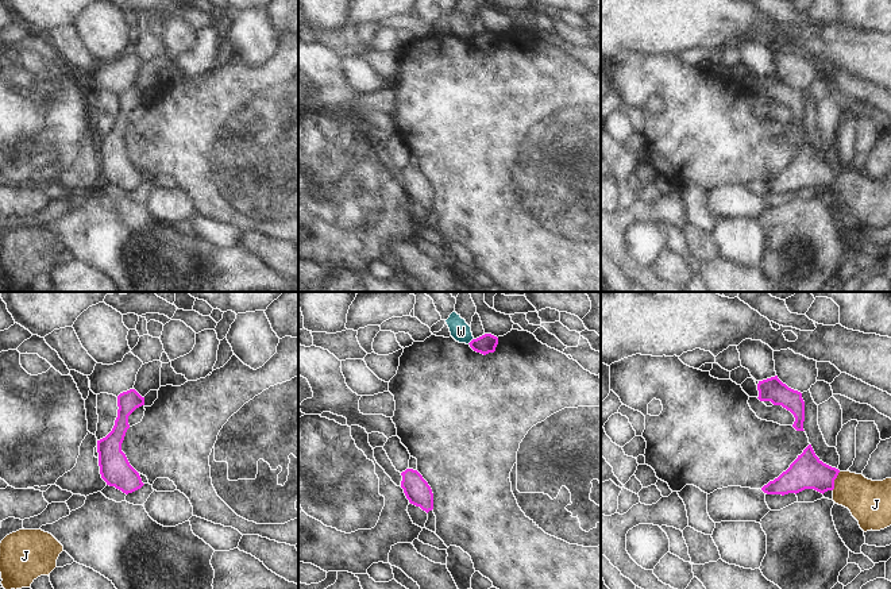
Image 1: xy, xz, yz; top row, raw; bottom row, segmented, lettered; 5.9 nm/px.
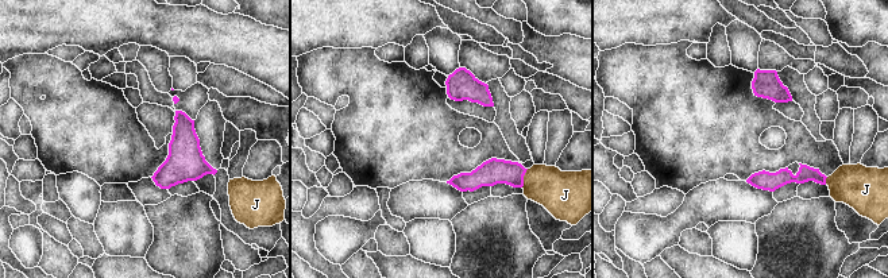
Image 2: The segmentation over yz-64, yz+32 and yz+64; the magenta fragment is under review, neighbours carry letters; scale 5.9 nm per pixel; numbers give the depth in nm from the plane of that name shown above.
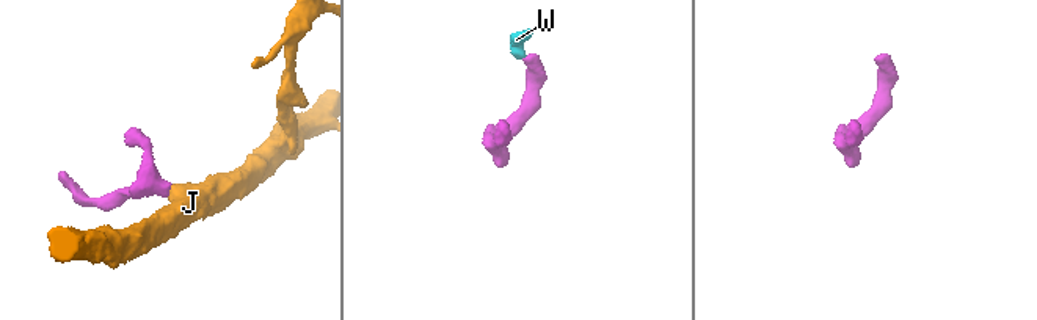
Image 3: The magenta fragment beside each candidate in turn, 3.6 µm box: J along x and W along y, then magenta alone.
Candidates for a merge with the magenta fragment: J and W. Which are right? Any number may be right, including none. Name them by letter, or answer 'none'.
J

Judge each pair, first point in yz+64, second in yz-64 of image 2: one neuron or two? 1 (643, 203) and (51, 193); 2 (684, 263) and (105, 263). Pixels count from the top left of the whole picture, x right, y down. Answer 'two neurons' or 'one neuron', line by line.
1: two neurons
2: one neuron

